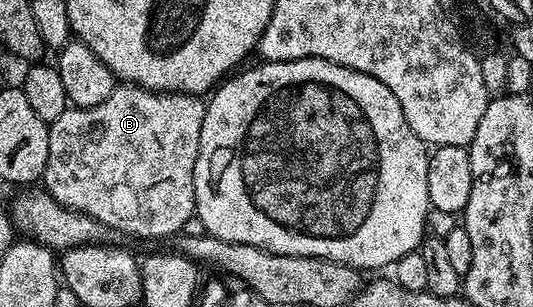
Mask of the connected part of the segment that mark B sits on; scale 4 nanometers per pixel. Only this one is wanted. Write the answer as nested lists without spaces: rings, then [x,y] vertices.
[[[126,83],[116,84],[113,95],[109,95],[109,99],[105,99],[105,103],[97,103],[97,107],[89,107],[88,109],[76,109],[74,107],[68,107],[61,115],[57,115],[55,121],[50,122],[49,125],[49,163],[45,163],[45,171],[41,178],[42,188],[54,199],[57,203],[61,203],[63,208],[72,209],[74,213],[84,213],[86,217],[92,217],[94,221],[100,221],[103,225],[106,225],[108,230],[114,231],[115,229],[119,233],[128,233],[131,237],[171,237],[182,234],[185,223],[191,217],[195,216],[195,188],[193,187],[193,171],[195,170],[195,164],[197,163],[197,151],[199,150],[199,144],[201,143],[201,123],[205,123],[205,111],[207,106],[202,96],[194,93],[155,93],[151,89],[142,89],[139,85],[129,85]]]

